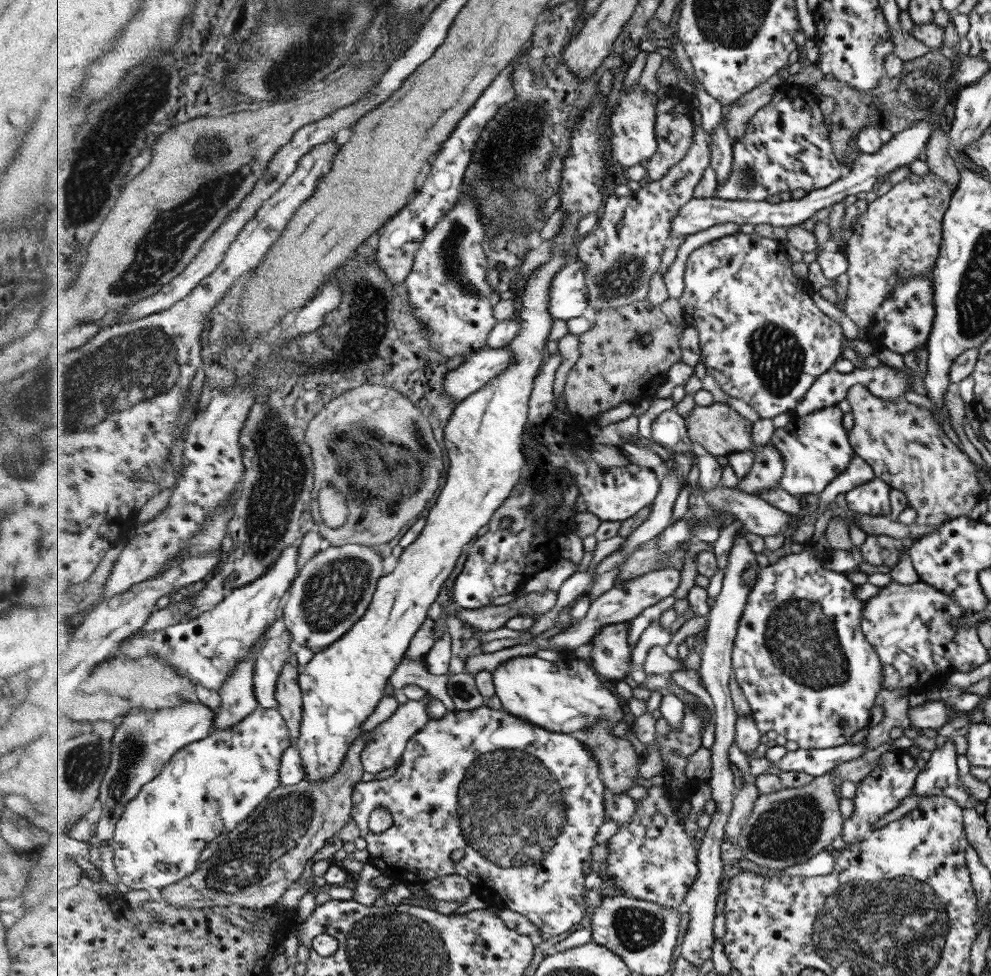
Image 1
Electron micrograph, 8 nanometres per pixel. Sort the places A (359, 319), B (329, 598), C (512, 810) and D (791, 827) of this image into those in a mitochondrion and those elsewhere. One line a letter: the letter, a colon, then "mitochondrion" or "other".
A: mitochondrion
B: mitochondrion
C: mitochondrion
D: mitochondrion

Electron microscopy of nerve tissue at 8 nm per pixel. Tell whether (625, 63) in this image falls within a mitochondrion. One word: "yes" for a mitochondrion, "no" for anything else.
no

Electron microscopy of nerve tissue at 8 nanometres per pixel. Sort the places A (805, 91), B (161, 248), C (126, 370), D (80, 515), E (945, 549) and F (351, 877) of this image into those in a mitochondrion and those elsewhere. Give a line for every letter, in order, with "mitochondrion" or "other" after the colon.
A: other
B: mitochondrion
C: mitochondrion
D: other
E: other
F: other

